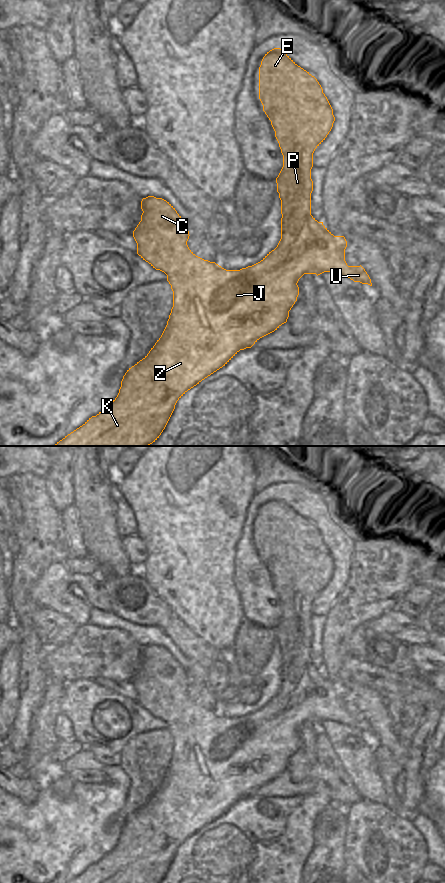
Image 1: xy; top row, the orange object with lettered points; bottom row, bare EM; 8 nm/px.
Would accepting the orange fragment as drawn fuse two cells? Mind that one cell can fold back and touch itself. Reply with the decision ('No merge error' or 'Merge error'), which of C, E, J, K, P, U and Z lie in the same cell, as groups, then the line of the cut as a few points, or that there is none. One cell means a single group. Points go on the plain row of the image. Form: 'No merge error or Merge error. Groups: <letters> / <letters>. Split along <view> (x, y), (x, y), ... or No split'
No merge error. Groups: C E J K P U Z. No split

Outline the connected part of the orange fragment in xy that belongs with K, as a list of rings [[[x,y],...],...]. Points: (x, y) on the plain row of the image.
[[[280,496],[267,500],[259,515],[259,547],[263,559],[271,569],[275,585],[283,603],[283,615],[276,626],[281,648],[281,687],[277,695],[260,710],[240,718],[226,718],[196,704],[188,695],[187,670],[166,648],[148,644],[141,649],[141,669],[133,679],[137,702],[156,718],[167,723],[173,739],[173,755],[167,773],[149,801],[129,816],[121,829],[117,845],[96,864],[68,883],[161,883],[177,849],[191,836],[225,814],[240,798],[251,796],[260,786],[274,780],[287,770],[289,759],[297,749],[299,727],[304,722],[324,720],[340,722],[362,732],[372,734],[365,717],[348,714],[345,709],[347,689],[344,684],[334,684],[311,663],[313,629],[313,601],[325,588],[333,575],[333,557],[317,527],[298,514]]]

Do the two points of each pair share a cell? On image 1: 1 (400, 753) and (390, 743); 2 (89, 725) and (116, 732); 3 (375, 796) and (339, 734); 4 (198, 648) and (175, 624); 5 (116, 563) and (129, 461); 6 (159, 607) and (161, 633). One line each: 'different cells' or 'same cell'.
1: same cell
2: same cell
3: same cell
4: same cell
5: different cells
6: different cells

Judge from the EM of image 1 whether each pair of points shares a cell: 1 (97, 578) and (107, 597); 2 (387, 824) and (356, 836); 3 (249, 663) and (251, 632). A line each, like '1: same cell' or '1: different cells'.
1: same cell
2: same cell
3: same cell

